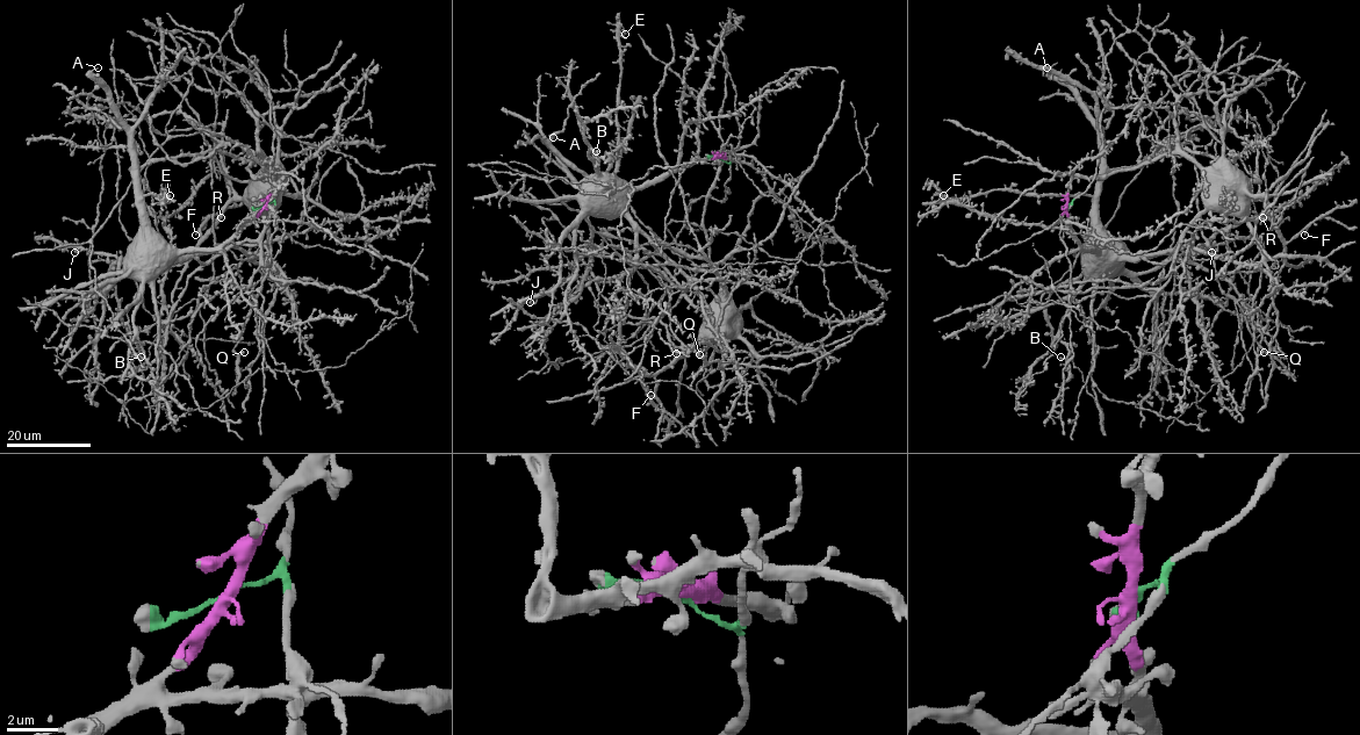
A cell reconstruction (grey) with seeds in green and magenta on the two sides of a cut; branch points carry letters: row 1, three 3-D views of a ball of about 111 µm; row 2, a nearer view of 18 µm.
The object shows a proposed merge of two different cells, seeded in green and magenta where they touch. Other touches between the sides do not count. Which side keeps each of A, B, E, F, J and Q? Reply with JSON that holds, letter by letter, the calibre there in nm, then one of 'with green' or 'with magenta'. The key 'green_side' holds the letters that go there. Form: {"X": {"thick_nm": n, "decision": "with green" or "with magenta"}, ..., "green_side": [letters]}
{"A": {"thick_nm": 140, "decision": "with magenta"}, "B": {"thick_nm": 360, "decision": "with magenta"}, "E": {"thick_nm": 420, "decision": "with magenta"}, "F": {"thick_nm": 120, "decision": "with green"}, "J": {"thick_nm": 360, "decision": "with magenta"}, "Q": {"thick_nm": 320, "decision": "with green"}, "green_side": ["F", "Q"]}

